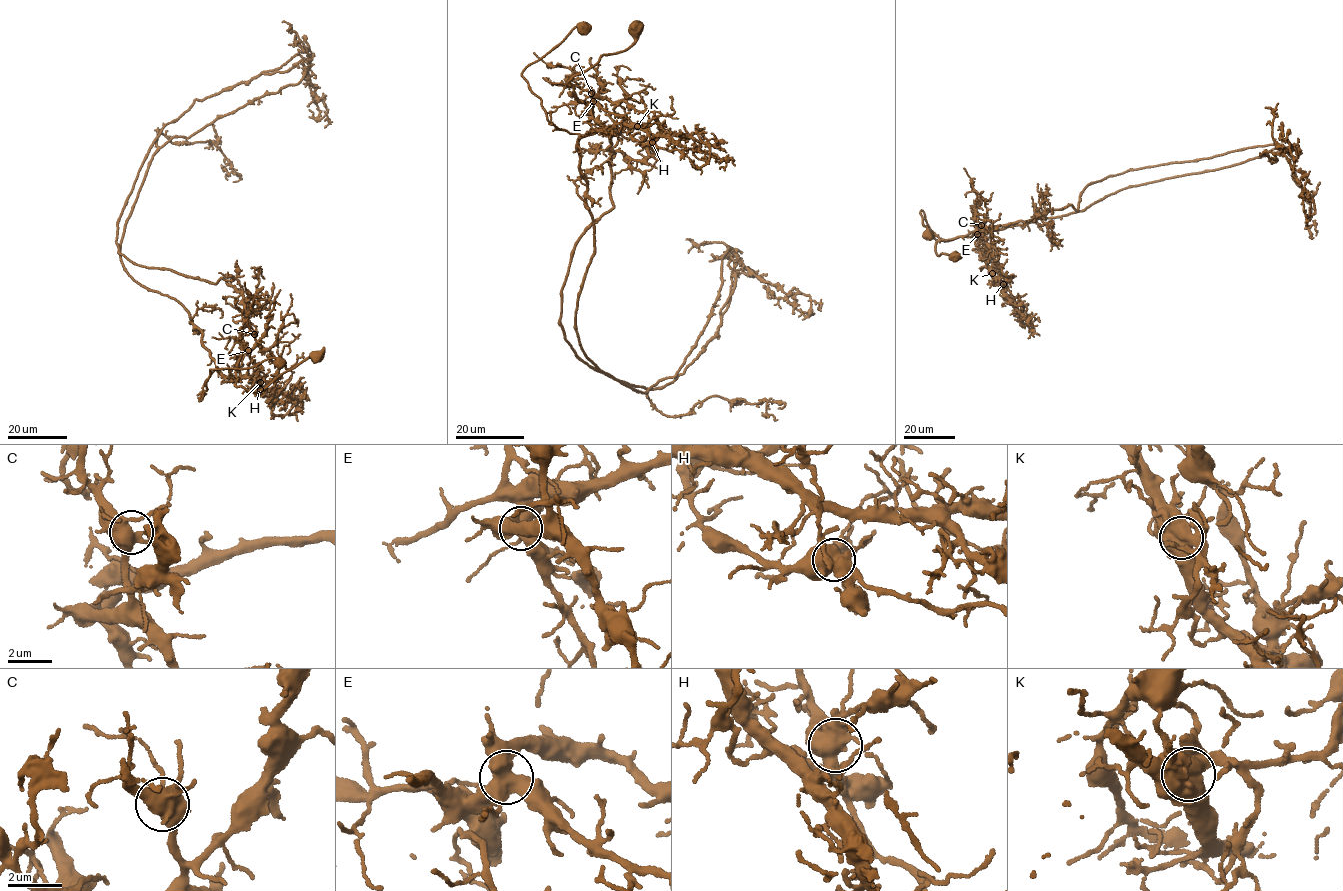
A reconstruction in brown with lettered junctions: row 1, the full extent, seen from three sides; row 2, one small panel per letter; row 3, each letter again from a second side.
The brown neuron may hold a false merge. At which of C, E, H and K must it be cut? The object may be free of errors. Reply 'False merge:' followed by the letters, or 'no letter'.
False merge: K

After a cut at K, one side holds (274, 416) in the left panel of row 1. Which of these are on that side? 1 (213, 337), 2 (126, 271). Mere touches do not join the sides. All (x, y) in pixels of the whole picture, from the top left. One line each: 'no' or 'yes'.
1: no
2: yes

